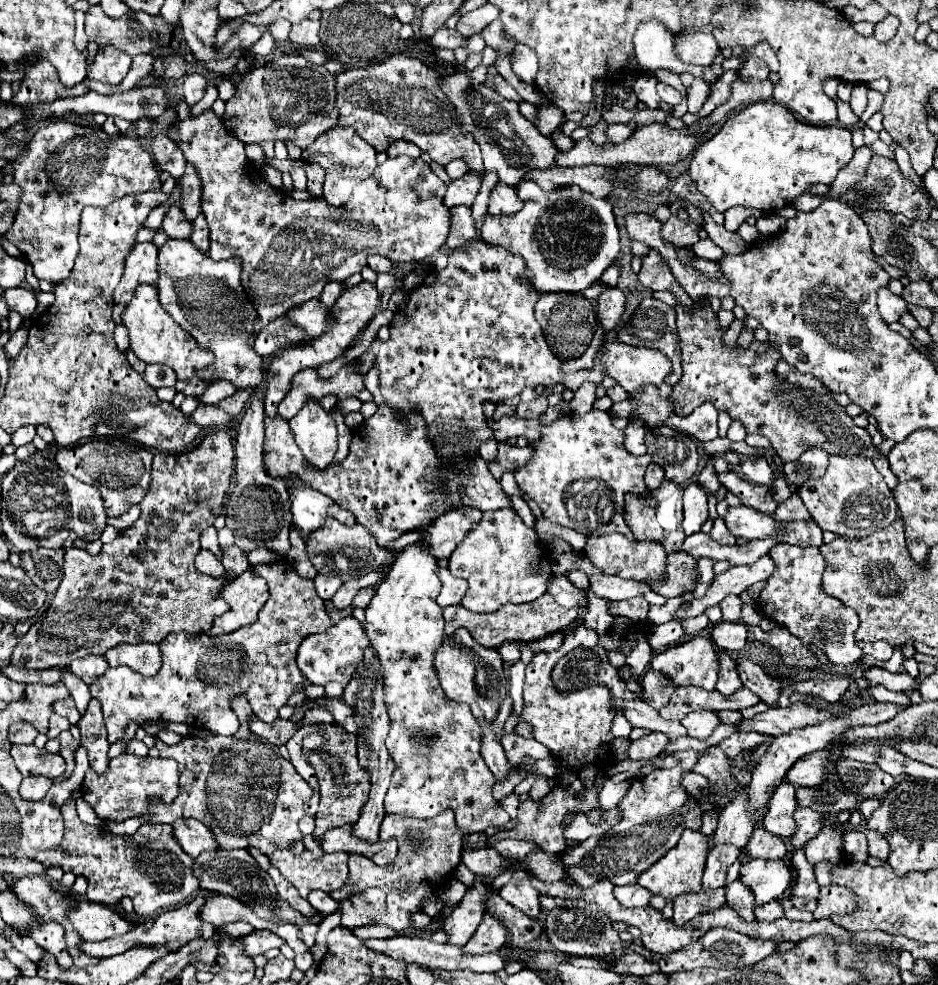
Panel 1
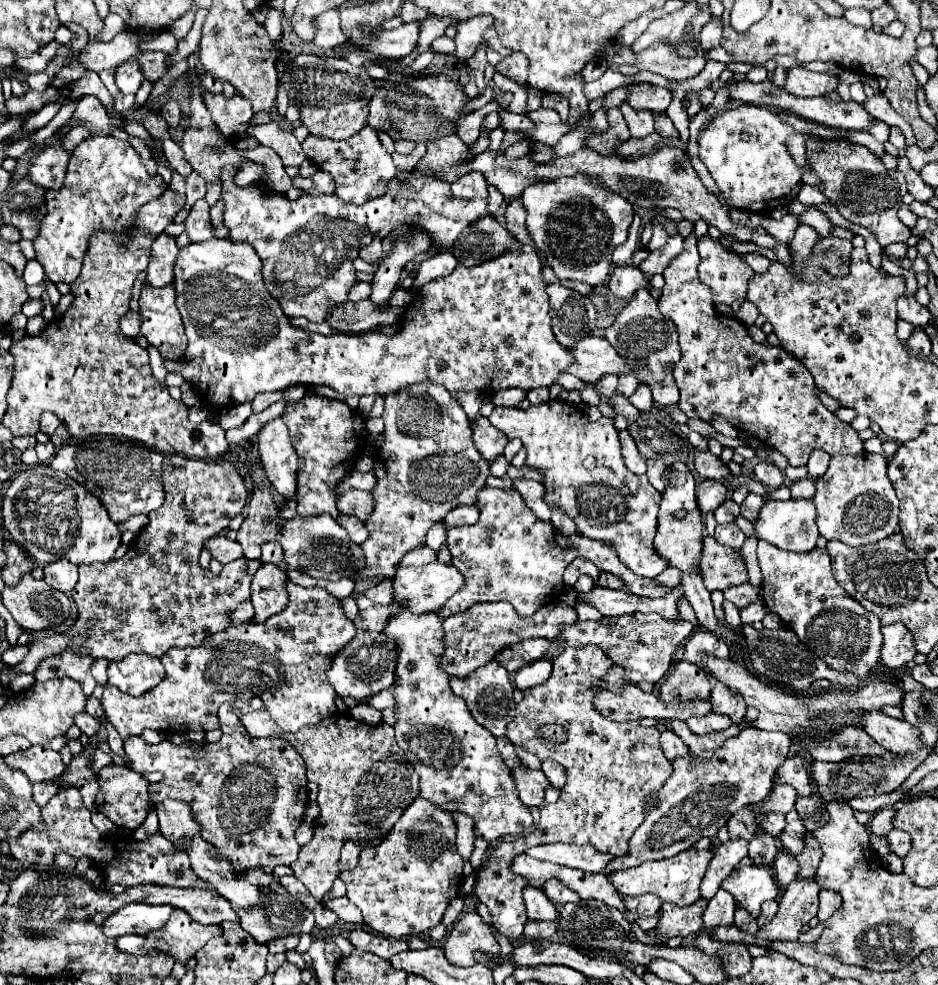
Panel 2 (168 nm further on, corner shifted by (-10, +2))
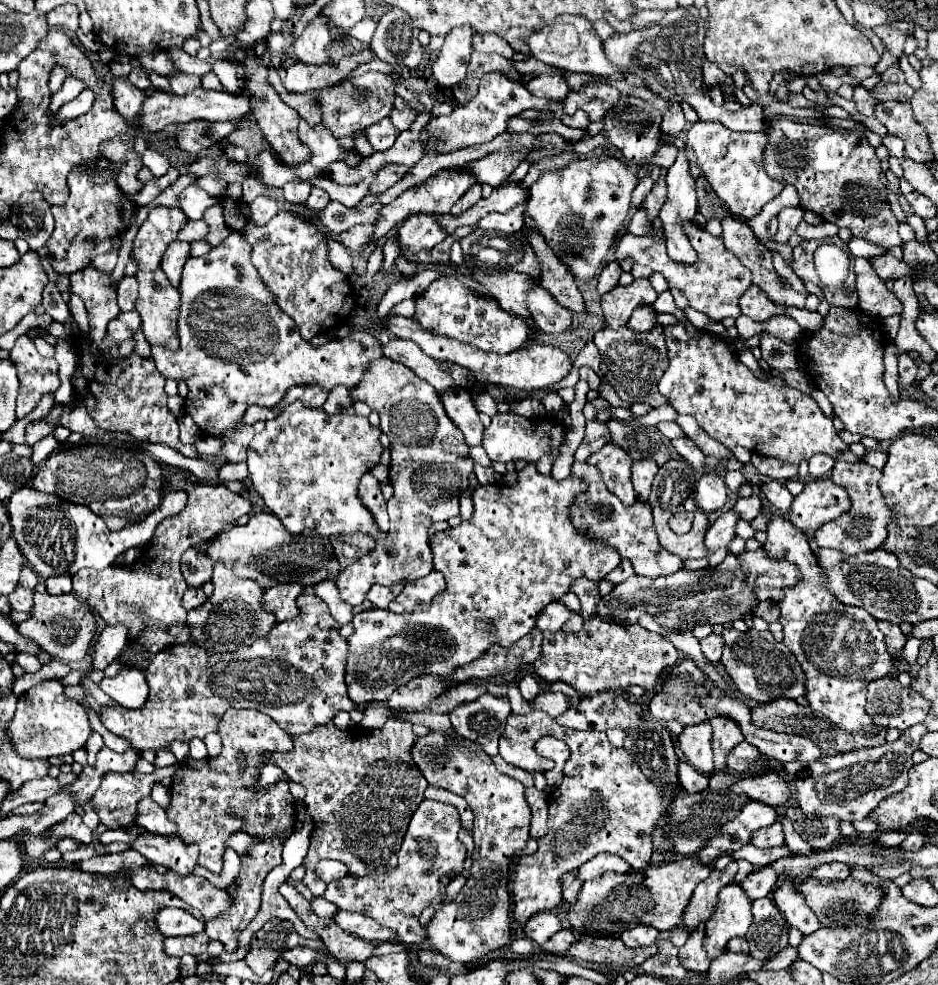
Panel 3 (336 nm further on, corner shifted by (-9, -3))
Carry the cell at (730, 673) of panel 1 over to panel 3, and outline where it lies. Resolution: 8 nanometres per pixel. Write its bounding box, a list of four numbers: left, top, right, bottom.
[709,717,745,771]

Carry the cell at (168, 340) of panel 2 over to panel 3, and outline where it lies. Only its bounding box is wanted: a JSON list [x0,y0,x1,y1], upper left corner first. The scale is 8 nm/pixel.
[133,207,187,351]

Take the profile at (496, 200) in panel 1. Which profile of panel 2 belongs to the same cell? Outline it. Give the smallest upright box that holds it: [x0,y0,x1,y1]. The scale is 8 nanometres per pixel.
[506,198,532,246]

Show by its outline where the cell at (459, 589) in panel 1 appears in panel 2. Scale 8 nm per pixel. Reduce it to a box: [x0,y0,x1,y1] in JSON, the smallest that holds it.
[392,562,464,614]

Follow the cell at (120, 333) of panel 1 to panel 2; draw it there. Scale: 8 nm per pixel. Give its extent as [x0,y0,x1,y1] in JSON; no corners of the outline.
[120,310,142,338]

